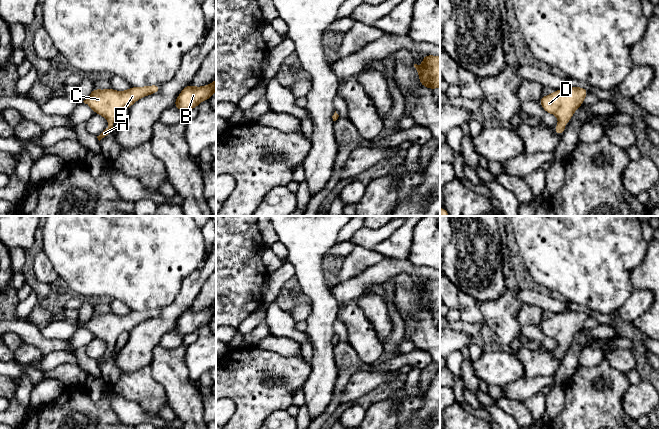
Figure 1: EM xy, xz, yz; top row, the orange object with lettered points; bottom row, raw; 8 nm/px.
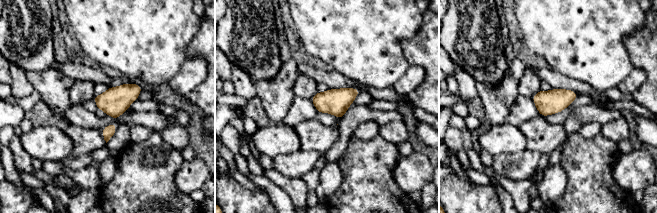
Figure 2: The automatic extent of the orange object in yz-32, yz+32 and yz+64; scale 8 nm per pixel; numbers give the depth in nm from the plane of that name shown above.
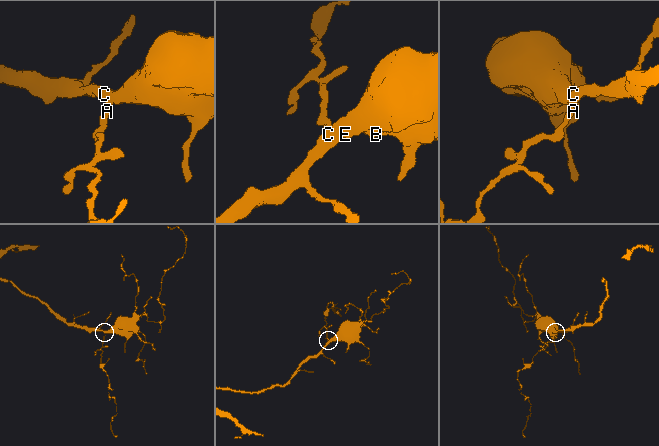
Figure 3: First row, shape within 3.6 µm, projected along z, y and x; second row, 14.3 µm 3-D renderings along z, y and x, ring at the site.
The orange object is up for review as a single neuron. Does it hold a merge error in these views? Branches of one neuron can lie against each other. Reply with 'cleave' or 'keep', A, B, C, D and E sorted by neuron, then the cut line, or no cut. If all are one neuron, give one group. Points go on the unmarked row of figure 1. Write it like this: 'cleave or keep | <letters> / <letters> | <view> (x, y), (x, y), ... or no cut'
keep | A B C D E | no cut

